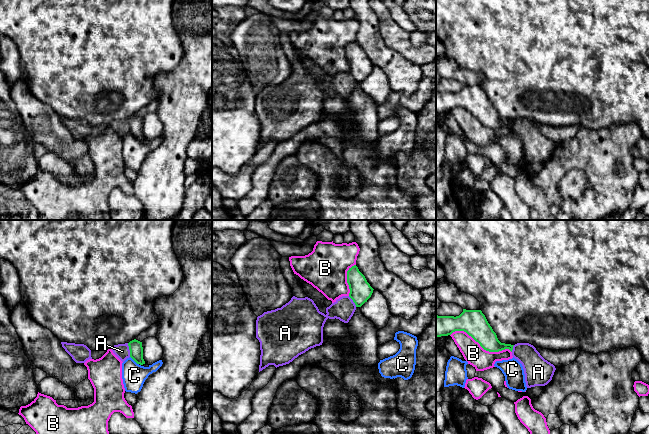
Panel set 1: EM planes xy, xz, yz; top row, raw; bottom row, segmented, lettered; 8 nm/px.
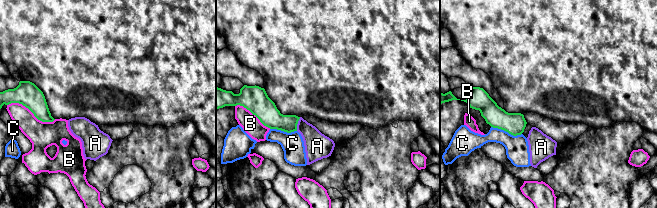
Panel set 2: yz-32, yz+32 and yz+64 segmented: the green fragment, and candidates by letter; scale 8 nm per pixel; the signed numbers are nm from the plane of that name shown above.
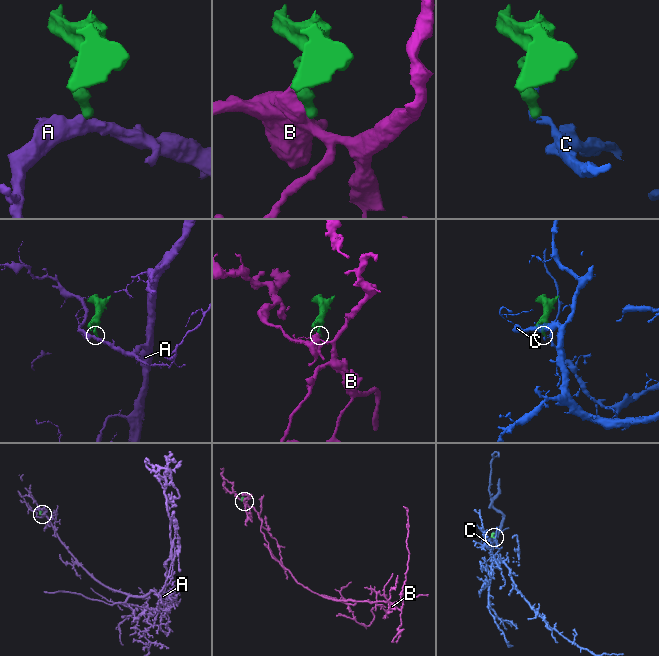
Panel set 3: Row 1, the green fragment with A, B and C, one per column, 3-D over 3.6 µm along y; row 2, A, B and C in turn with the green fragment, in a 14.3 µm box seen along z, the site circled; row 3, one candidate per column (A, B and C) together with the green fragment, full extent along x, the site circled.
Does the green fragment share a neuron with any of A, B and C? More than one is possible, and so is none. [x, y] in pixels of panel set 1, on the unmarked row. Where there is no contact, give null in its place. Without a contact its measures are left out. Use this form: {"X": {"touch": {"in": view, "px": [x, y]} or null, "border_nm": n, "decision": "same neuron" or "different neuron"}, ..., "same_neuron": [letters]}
{"A": {"touch": {"in": "xy", "px": [129, 125]}, "border_nm": 110, "decision": "different neuron"}, "B": {"touch": {"in": "yz", "px": [481, 122]}, "border_nm": 500, "decision": "different neuron"}, "C": {"touch": {"in": "xy", "px": [134, 136]}, "border_nm": 100, "decision": "different neuron"}, "same_neuron": []}

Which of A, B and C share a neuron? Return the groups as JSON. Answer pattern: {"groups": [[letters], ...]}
{"groups": [["A"], ["B"], ["C"]]}

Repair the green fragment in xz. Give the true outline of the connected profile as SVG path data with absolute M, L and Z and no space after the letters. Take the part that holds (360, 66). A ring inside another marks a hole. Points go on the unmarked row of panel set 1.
M356 41L347 47L347 59L350 65L349 73L356 83L361 83L367 78L374 66Z

